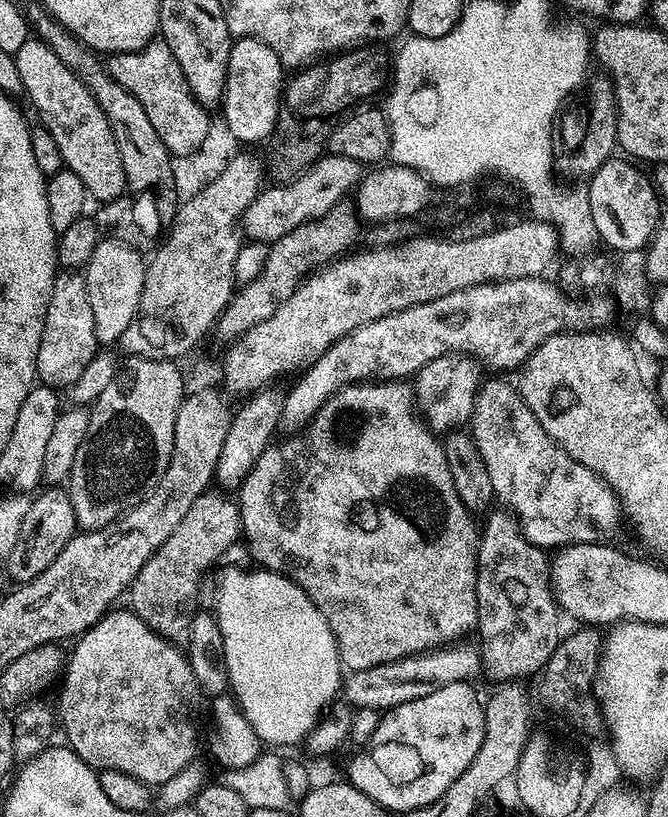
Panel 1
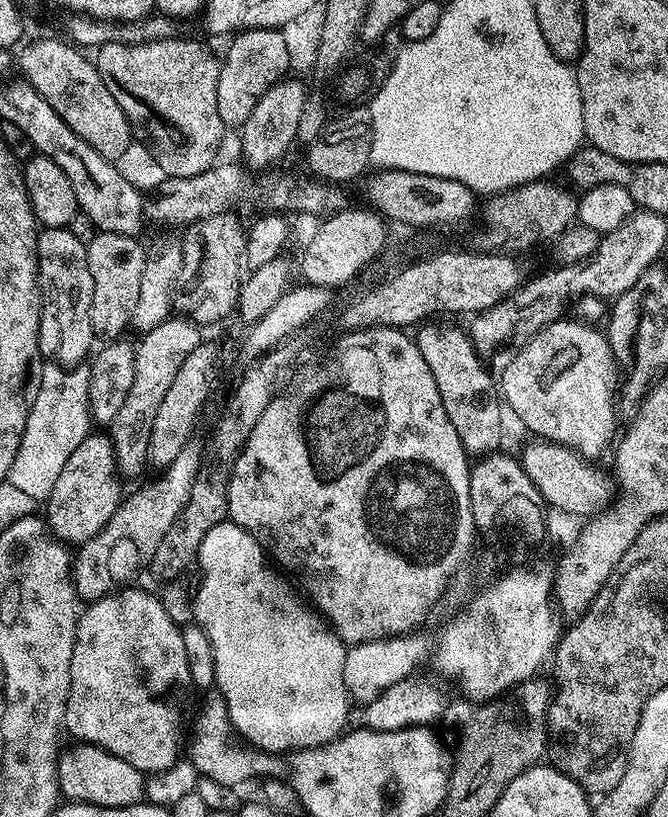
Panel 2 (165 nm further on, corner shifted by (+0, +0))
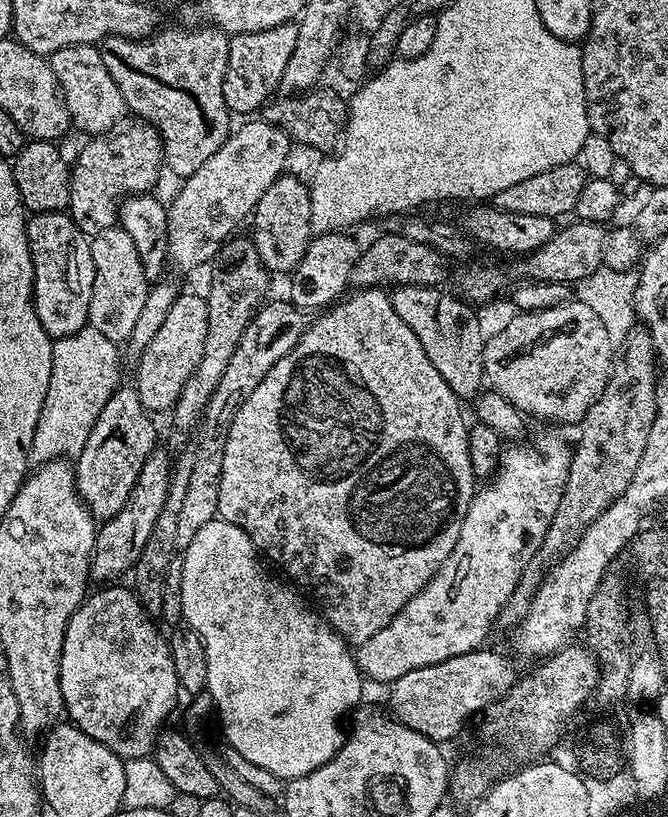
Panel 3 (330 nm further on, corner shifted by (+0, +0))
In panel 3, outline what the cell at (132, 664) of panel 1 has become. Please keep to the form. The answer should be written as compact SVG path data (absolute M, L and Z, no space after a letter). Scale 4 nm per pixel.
M116 586L93 591L70 618L62 642L60 685L67 719L90 734L94 742L102 742L102 746L125 761L153 755L158 737L169 723L168 715L175 710L176 699L182 696L182 689L178 674L174 672L174 658L170 656L165 633L156 629L157 621L144 611L131 587L112 587Z

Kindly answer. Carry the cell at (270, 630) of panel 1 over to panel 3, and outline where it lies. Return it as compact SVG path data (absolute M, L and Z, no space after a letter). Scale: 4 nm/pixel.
M214 518L194 534L194 542L186 545L182 552L184 565L182 566L182 614L183 623L192 628L202 638L206 646L206 670L208 671L208 691L213 695L215 711L220 712L220 724L224 727L224 736L227 746L238 750L242 757L254 765L268 770L283 782L297 780L330 762L338 754L338 750L344 745L346 739L345 729L340 729L340 719L351 713L360 704L360 681L362 673L353 649L346 643L344 637L339 636L332 625L324 619L323 615L315 607L307 608L300 601L301 593L295 587L287 583L279 584L276 580L271 580L264 573L264 568L260 565L261 557L258 555L252 540L238 526L234 526L225 520Z

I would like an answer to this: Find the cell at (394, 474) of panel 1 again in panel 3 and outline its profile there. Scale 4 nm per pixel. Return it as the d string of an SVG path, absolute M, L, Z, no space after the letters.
M362 288L351 294L321 311L317 315L320 317L309 323L298 346L278 358L270 374L258 382L254 394L242 402L234 414L234 422L230 422L226 454L222 454L222 482L216 493L219 519L242 529L252 540L257 553L265 557L268 555L278 567L284 568L289 581L297 580L292 582L301 589L309 588L316 595L315 603L332 629L349 645L359 646L374 638L382 626L389 624L403 610L406 602L413 600L430 583L446 558L450 558L450 550L454 550L458 542L466 510L474 495L474 477L468 453L469 425L464 424L464 416L460 413L461 397L456 396L454 390L446 386L446 378L434 370L434 362L426 358L422 342L418 342L418 338L414 338L414 330L398 318L398 310L394 310L391 295L385 289Z

